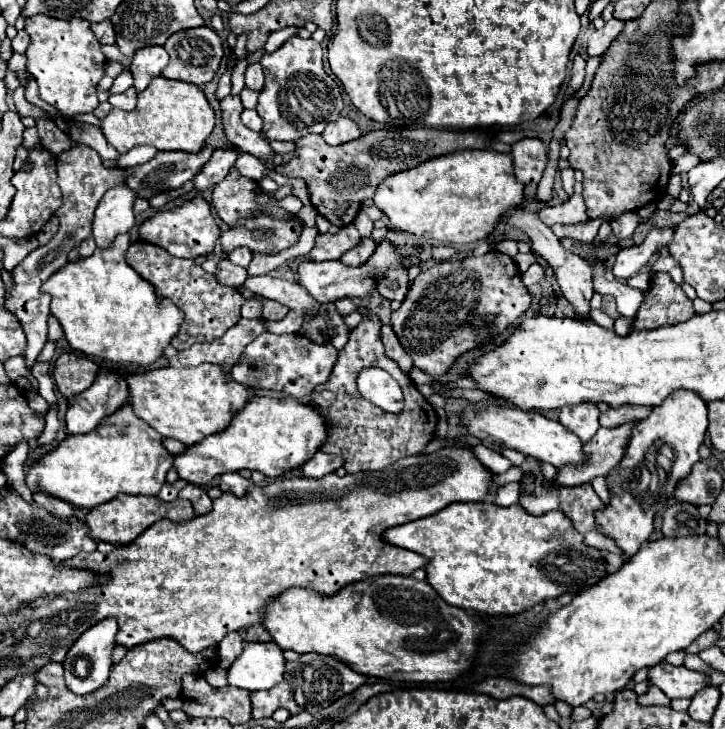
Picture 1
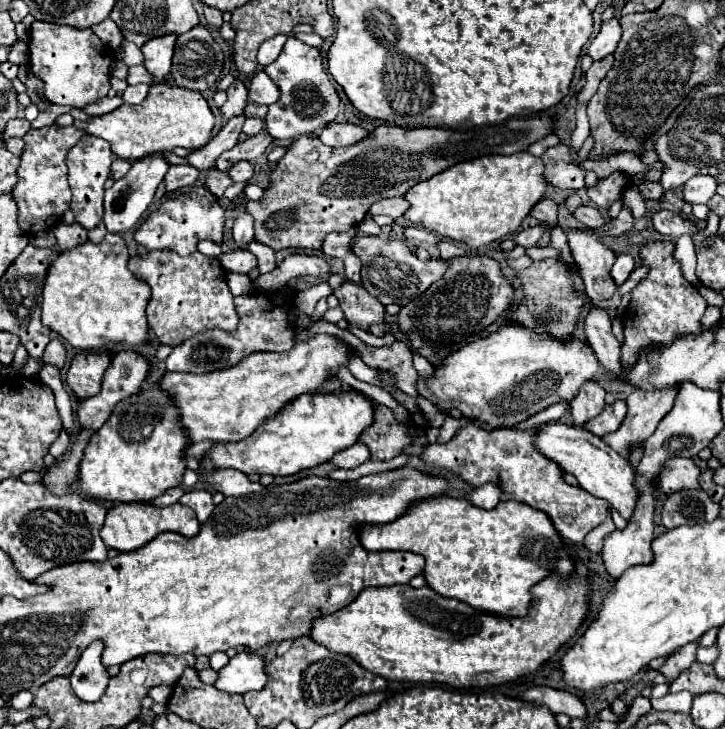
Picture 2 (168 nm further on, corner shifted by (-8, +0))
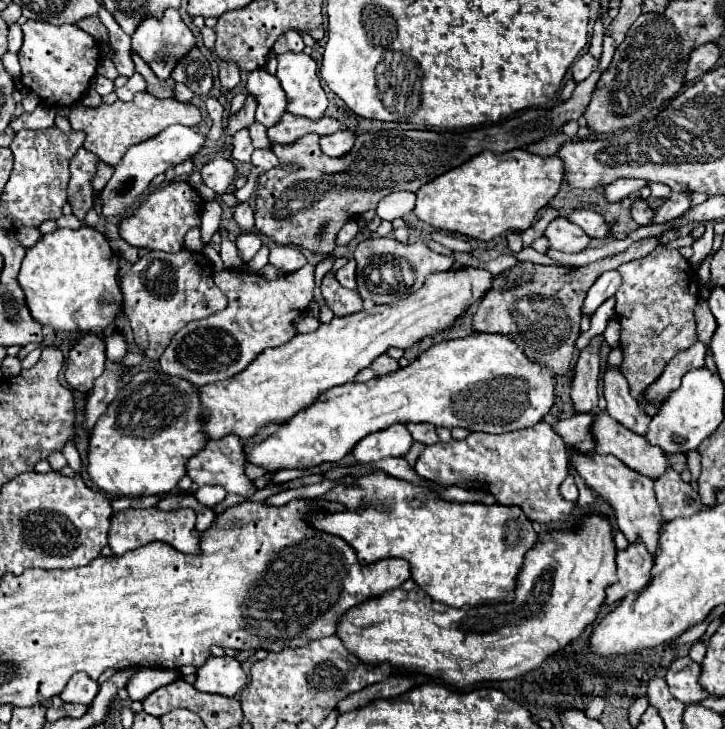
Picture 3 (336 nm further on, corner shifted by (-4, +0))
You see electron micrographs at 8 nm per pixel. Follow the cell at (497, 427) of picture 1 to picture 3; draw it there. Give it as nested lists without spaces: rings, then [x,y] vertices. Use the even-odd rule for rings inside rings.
[[[571,452],[571,464],[583,476],[587,486],[595,490],[603,500],[607,500],[611,508],[617,512],[615,514],[617,526],[621,528],[625,538],[629,542],[643,542],[649,548],[651,556],[657,556],[659,532],[665,520],[661,516],[661,508],[653,492],[653,480],[649,476],[641,476],[639,472],[623,466],[621,460],[617,460],[615,456],[599,456],[599,454],[585,456],[585,454]]]

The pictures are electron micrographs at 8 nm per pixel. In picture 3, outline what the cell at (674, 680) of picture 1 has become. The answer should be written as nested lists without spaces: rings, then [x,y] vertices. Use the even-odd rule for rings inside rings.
[[[677,658],[665,674],[669,692],[683,704],[697,704],[705,700],[707,694],[703,694],[699,686],[699,674],[701,666],[697,662],[691,658]]]

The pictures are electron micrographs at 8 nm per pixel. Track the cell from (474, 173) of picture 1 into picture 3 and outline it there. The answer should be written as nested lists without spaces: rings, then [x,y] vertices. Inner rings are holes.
[[[513,150],[503,154],[481,152],[467,164],[461,164],[459,168],[435,178],[431,184],[425,184],[417,192],[417,206],[413,212],[417,214],[417,218],[421,218],[423,222],[431,224],[437,230],[459,232],[477,240],[493,240],[503,232],[531,228],[537,212],[545,208],[549,200],[561,190],[563,176],[565,176],[565,166],[559,156],[543,158],[537,154],[529,154],[525,150]]]

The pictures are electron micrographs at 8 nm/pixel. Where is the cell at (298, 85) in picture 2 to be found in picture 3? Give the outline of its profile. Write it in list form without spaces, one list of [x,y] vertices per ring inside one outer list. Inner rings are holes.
[[[287,52],[281,54],[277,60],[277,78],[287,96],[287,112],[319,120],[325,114],[327,96],[321,88],[317,62],[303,52]]]

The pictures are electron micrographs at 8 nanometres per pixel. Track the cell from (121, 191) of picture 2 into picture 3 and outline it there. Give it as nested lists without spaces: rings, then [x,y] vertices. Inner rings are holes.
[[[173,124],[171,128],[165,128],[159,136],[153,136],[151,140],[145,140],[143,144],[135,144],[127,150],[123,160],[115,166],[115,172],[107,186],[101,192],[103,200],[103,216],[107,220],[121,218],[125,214],[125,206],[129,206],[135,196],[141,196],[143,190],[149,186],[149,182],[157,176],[163,174],[169,166],[175,166],[187,158],[193,158],[205,144],[205,136],[197,128],[187,128]]]

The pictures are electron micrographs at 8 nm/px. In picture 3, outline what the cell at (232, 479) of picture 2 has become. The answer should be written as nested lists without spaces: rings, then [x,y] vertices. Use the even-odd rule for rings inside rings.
[[[227,434],[219,440],[209,440],[203,448],[203,452],[195,454],[189,464],[187,464],[187,474],[193,482],[197,482],[197,486],[223,486],[227,492],[235,492],[241,496],[249,496],[255,492],[253,482],[245,476],[245,452],[243,446],[239,442],[239,436],[235,434]]]

